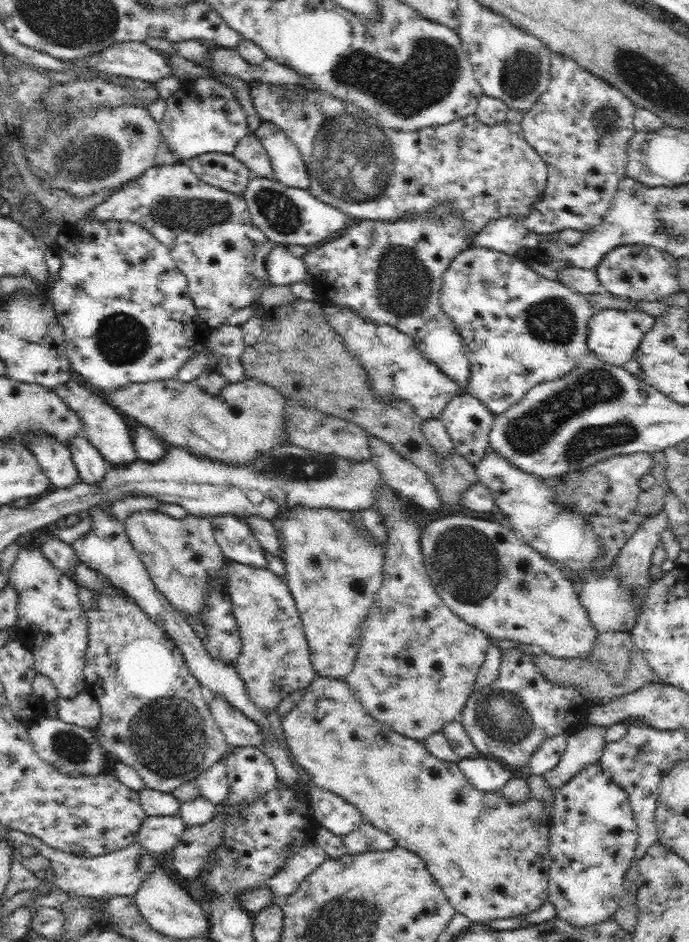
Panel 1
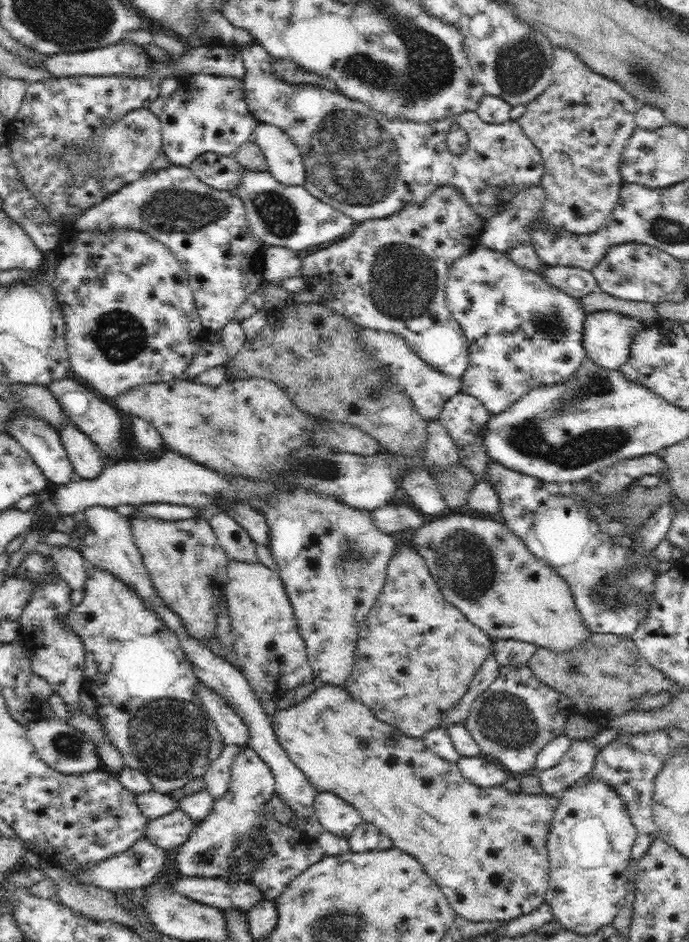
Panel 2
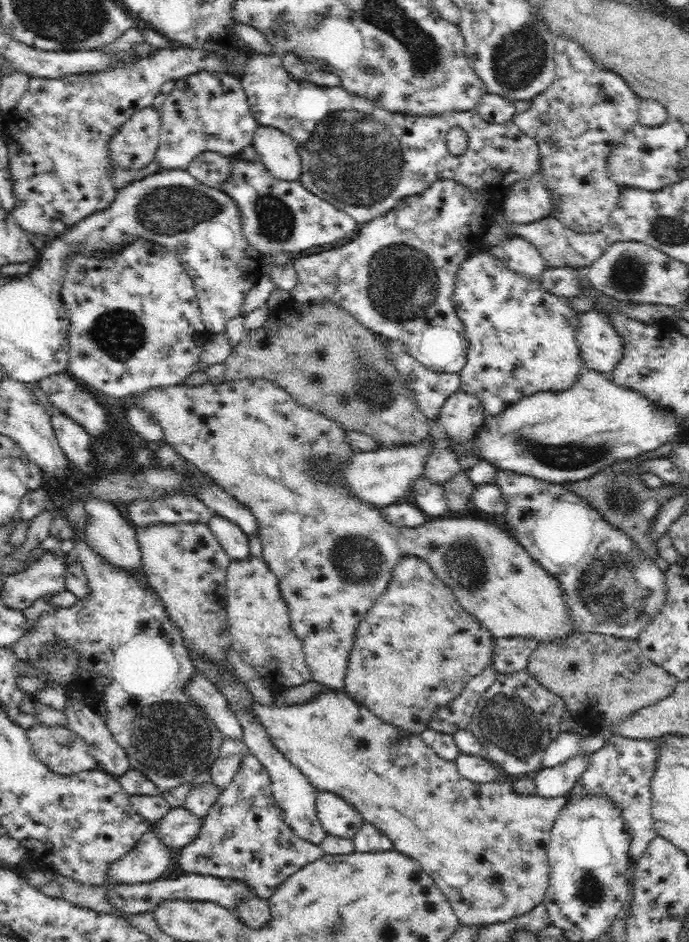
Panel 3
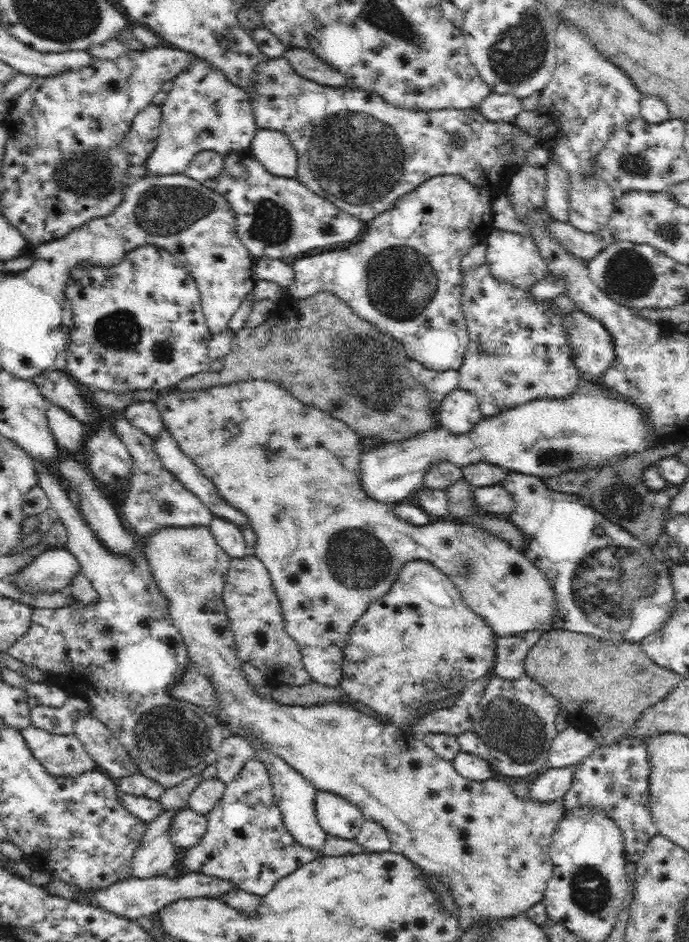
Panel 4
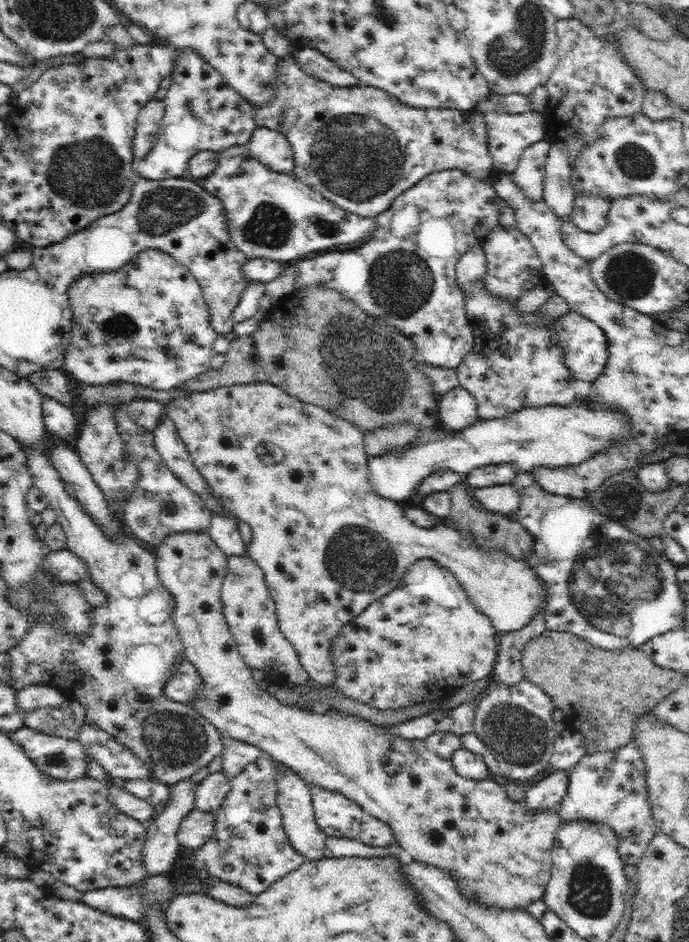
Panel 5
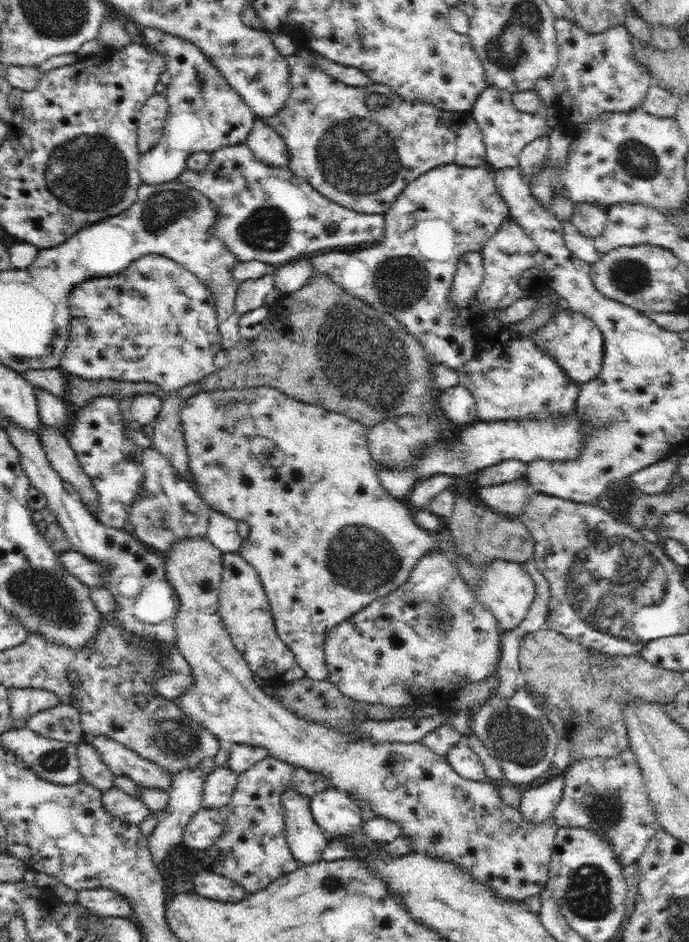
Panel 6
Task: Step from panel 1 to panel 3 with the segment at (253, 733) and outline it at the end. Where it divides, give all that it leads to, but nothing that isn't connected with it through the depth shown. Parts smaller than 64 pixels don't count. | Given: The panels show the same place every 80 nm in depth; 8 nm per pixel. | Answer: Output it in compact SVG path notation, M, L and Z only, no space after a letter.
M195 671L190 682L186 682L184 691L194 703L204 709L208 718L214 721L220 734L223 734L226 739L243 738L242 725L230 709L227 698L202 673Z

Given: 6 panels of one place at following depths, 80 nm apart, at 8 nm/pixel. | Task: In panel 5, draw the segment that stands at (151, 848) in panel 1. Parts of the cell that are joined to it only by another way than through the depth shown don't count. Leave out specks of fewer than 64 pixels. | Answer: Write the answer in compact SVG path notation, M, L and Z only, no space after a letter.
M194 808L180 824L177 837L180 846L198 849L212 836L216 814L206 813Z

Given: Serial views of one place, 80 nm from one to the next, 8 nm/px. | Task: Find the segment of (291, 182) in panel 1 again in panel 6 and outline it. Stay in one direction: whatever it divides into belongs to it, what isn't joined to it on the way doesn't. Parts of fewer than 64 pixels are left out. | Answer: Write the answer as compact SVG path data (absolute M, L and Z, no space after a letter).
M260 118L254 120L254 126L248 134L247 145L257 159L269 166L288 167L289 148L284 139Z

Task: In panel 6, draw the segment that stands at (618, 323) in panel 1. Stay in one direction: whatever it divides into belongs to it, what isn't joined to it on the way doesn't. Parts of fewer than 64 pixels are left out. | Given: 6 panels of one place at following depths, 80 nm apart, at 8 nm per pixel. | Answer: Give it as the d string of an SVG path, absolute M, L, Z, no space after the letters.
M570 308L557 313L544 327L531 336L539 351L550 354L564 373L577 385L588 383L598 377L604 357L604 338L596 324L588 317Z

